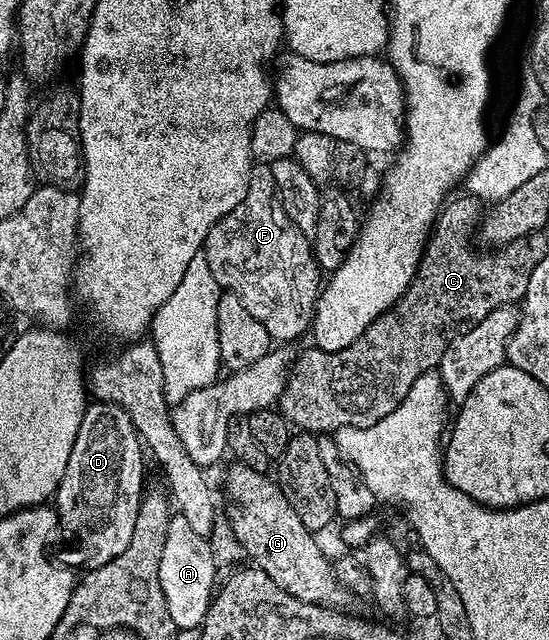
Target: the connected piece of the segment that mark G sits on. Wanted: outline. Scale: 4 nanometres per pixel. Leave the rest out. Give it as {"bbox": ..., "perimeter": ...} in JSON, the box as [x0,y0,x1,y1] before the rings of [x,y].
{"bbox":[227,463,351,609],"perimeter":[[[244,463],[232,464],[227,471],[227,495],[239,515],[231,519],[231,531],[244,553],[255,562],[252,564],[293,597],[336,609],[350,608],[351,592],[339,583],[332,560],[327,560],[326,553],[319,548],[315,540],[318,538],[301,525],[301,517],[297,517],[293,505],[289,505],[278,482],[271,480],[270,483],[264,472],[249,469]]]}

